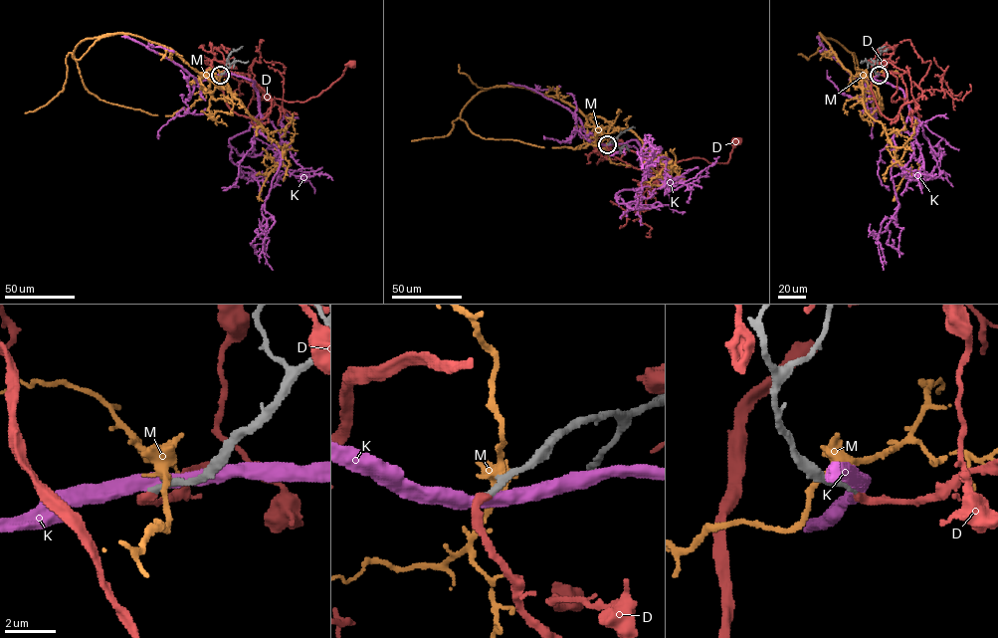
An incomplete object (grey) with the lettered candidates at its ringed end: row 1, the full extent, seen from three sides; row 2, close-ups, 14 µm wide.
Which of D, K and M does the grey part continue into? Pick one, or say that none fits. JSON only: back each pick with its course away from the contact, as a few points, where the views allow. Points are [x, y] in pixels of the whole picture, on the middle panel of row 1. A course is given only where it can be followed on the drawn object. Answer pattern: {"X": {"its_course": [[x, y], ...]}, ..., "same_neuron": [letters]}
{"D": {"its_course": [[607, 144], [614, 156], [657, 174], [673, 162], [694, 158], [726, 163], [738, 141]]}, "same_neuron": ["D"]}

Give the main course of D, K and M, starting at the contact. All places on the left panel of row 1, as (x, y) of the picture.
D: (220, 75), (228, 71), (247, 74), (268, 94), (271, 103), (278, 99), (302, 102), (325, 91), (351, 64)
K: (221, 75), (254, 82), (259, 132), (280, 152), (281, 163), (262, 209), (275, 221), (263, 248), (273, 270)
M: (221, 74), (203, 76), (175, 52), (128, 34), (87, 38), (76, 47), (77, 67), (90, 93), (157, 115)

